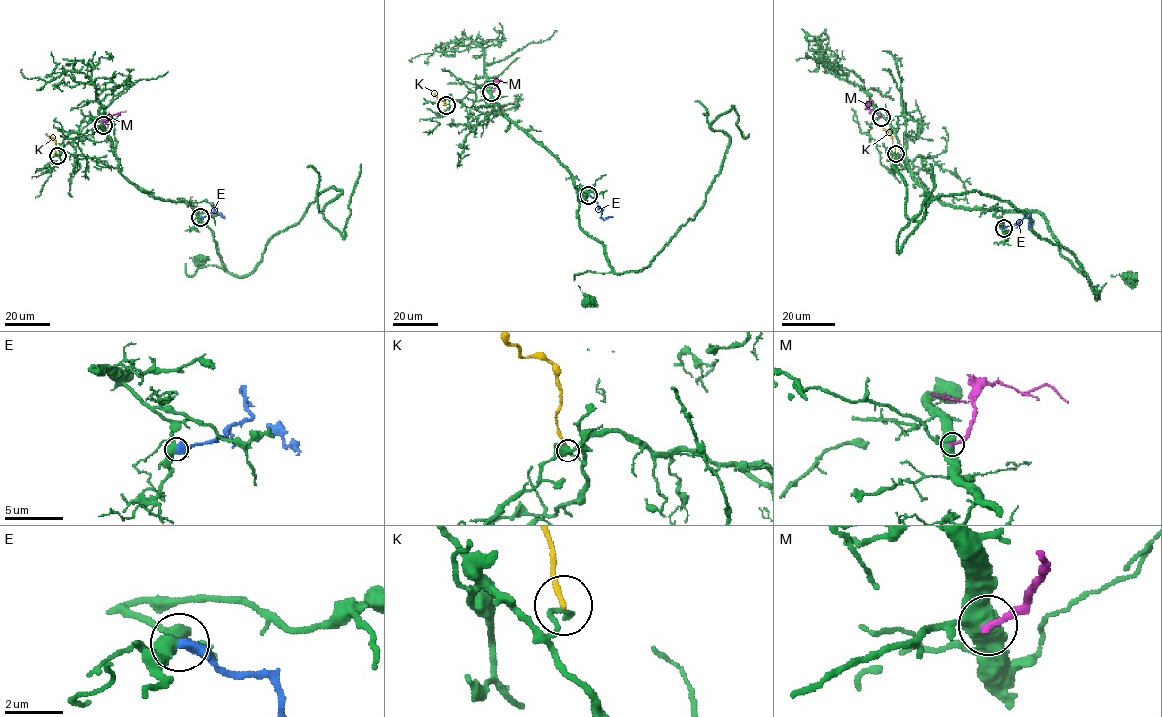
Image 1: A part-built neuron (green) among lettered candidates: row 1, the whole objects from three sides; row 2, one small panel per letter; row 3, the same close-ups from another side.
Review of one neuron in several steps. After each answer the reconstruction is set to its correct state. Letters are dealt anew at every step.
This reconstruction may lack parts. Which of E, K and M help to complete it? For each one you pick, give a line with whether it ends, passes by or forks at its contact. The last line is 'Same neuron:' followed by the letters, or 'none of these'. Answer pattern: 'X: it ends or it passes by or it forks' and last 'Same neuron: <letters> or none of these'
Same neuron: none of these

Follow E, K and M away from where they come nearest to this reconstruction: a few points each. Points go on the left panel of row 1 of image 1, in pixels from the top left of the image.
E: (200, 217), (214, 211), (213, 206), (224, 218)
K: (57, 154), (55, 140), (46, 133)
M: (103, 125), (112, 115), (125, 111)

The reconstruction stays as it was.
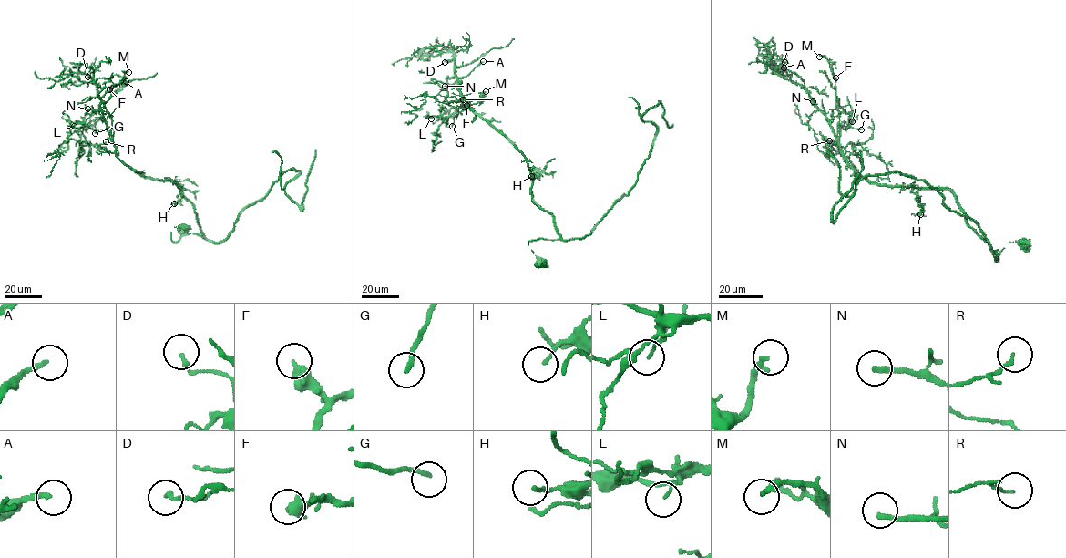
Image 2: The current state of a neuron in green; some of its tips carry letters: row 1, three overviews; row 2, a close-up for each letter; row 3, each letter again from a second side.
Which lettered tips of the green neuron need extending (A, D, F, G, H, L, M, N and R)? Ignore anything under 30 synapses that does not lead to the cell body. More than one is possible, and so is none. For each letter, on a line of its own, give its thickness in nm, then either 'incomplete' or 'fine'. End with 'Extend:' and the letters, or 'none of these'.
A: 190 nm | incomplete
D: 170 nm | fine
F: 400 nm | fine
G: 180 nm | incomplete
H: 140 nm | fine
L: 90 nm | fine
M: 240 nm | fine
N: 200 nm | incomplete
R: 130 nm | fine
Extend: A, G, N

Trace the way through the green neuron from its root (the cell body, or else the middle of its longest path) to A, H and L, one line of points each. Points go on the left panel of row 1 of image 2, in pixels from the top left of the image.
A: (182, 229), (170, 232), (173, 242), (202, 234), (176, 181), (145, 178), (117, 156), (100, 98), (126, 81)
H: (182, 229), (170, 232), (173, 242), (202, 234), (193, 205), (173, 181), (182, 190), (174, 203)
L: (182, 229), (170, 232), (173, 242), (202, 234), (176, 181), (145, 178), (127, 166), (108, 129), (74, 126)

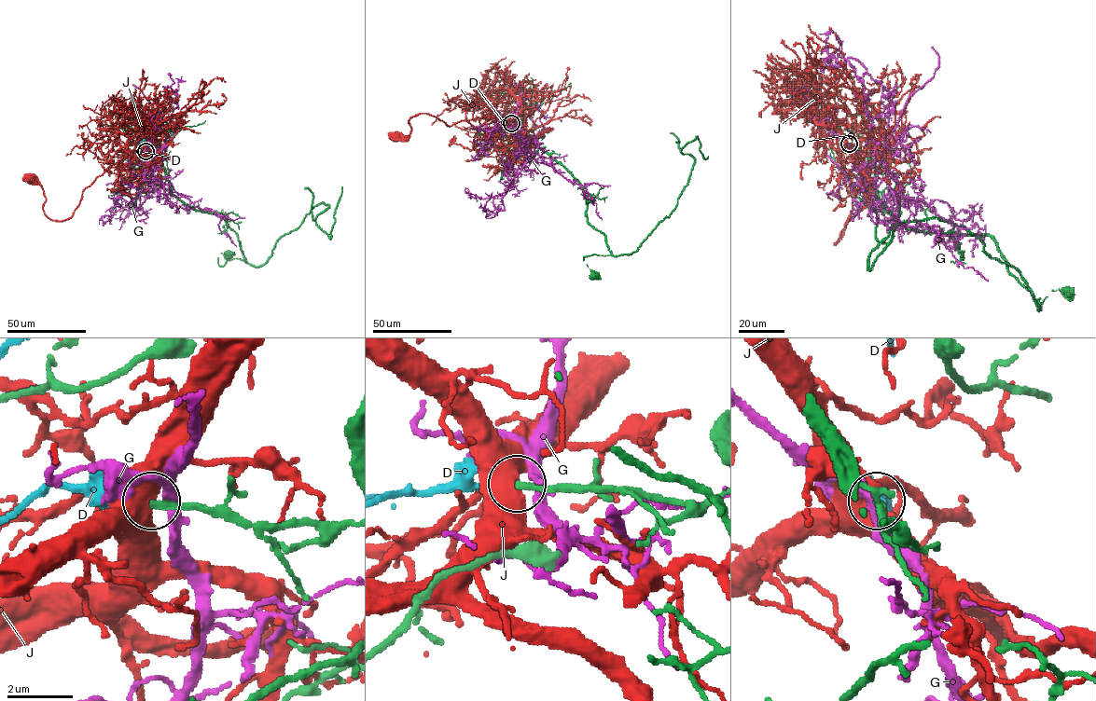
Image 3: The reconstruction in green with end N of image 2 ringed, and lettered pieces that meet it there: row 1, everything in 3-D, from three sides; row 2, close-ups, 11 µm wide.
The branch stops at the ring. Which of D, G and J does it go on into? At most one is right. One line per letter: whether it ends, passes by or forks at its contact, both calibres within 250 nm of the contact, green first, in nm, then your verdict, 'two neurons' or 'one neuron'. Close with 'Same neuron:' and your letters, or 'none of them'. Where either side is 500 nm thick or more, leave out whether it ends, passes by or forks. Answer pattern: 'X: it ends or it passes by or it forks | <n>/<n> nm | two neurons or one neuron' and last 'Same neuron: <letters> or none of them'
D: it ends | 200/320 nm | one neuron
G: it passes by | 280/300 nm | two neurons
J: 200/600 nm | two neurons
Same neuron: D

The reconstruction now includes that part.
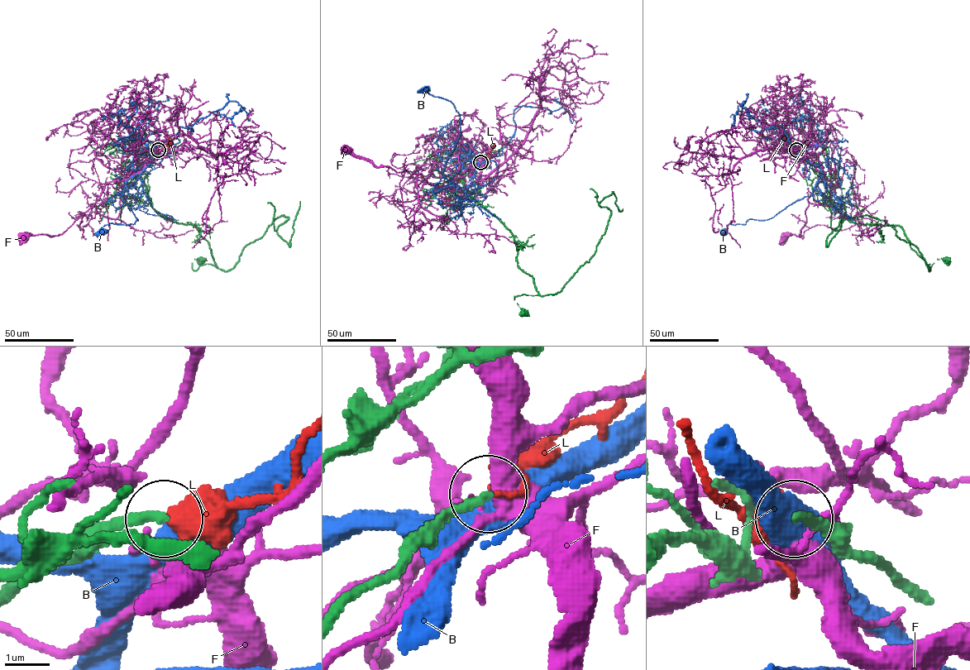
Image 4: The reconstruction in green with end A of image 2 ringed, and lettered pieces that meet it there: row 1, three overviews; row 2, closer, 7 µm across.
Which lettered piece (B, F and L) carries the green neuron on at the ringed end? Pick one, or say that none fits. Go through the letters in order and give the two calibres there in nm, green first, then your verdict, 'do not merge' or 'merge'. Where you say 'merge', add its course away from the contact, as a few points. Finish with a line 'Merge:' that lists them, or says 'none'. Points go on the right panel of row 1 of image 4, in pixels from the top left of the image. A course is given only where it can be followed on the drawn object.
B: 200 nm thick on the green side, 550 nm on the other; do not merge
F: 280 nm thick on the green side, 100 nm on the other; do not merge
L: 200 nm thick on the green side, 360 nm on the other; merge; it runs (795, 150), (788, 143), (777, 143)
Merge: L

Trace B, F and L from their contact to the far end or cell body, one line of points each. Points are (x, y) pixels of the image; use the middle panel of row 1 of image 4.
B: (480, 162), (466, 186), (453, 186), (444, 177), (461, 133), (460, 115), (450, 101), (426, 89)
F: (480, 162), (469, 174), (452, 180), (455, 187), (446, 188), (430, 184), (420, 174), (375, 166), (346, 150)
L: (480, 161), (489, 154), (494, 143)

